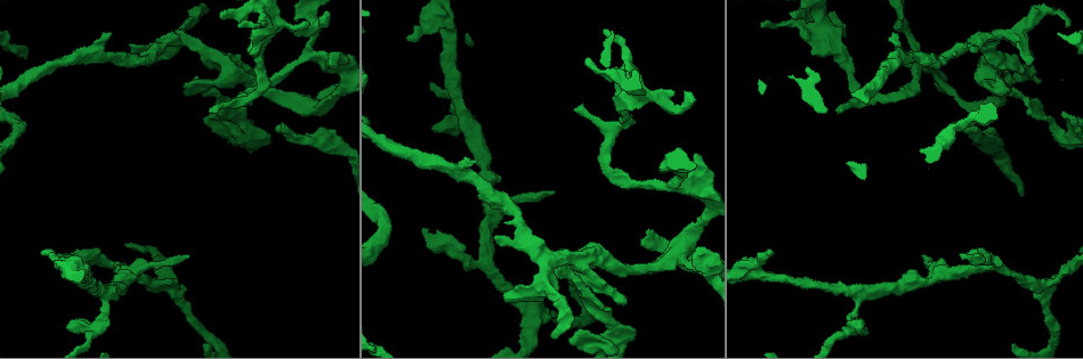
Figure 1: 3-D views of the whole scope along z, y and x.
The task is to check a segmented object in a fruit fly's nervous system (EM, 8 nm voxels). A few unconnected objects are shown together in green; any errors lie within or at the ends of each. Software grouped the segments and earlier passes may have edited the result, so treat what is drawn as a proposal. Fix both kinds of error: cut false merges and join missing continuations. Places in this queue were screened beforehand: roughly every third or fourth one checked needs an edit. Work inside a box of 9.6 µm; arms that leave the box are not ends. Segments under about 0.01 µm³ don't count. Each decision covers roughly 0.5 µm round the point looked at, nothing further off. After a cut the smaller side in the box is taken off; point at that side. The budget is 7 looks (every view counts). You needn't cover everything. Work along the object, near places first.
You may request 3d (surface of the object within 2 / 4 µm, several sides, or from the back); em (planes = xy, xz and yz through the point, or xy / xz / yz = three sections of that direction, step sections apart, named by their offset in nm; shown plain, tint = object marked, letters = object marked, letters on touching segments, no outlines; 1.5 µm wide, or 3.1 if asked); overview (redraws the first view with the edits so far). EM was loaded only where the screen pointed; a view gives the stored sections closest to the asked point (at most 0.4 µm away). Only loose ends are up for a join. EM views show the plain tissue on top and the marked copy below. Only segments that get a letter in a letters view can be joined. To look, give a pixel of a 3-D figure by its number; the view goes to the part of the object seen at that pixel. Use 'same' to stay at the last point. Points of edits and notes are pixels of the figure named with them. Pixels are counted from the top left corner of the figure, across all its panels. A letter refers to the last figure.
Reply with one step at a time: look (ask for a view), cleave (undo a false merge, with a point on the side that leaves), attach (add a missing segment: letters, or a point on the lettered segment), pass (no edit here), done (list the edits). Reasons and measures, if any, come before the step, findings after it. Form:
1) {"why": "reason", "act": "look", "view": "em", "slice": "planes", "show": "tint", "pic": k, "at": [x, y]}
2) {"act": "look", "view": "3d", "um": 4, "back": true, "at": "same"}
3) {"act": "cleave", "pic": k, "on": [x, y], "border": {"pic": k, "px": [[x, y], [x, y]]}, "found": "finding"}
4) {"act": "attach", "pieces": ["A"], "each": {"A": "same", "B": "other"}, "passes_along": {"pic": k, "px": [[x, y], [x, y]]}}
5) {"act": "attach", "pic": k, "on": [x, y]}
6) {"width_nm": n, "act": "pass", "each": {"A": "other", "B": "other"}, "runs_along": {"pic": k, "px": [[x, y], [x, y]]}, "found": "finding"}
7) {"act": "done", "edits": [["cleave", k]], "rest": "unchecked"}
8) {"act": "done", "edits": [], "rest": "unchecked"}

{"why": "free end", "act": "look", "view": "em", "slice": "planes", "show": "tint", "pic": 1, "at": [810, 52]}

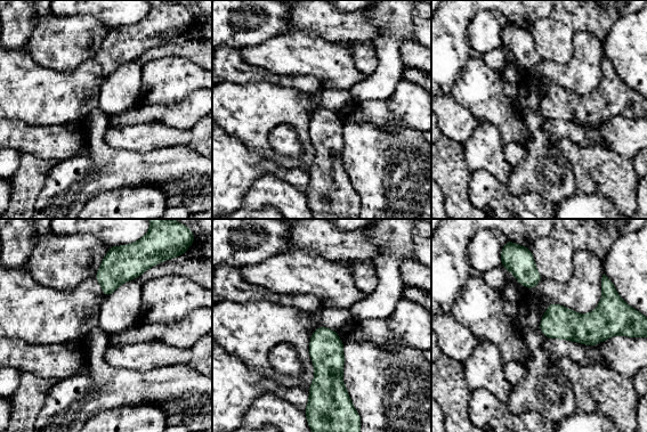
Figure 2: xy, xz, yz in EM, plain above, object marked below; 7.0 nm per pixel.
{"act": "look", "view": "em", "slice": "planes", "show": "letters", "at": "same"}

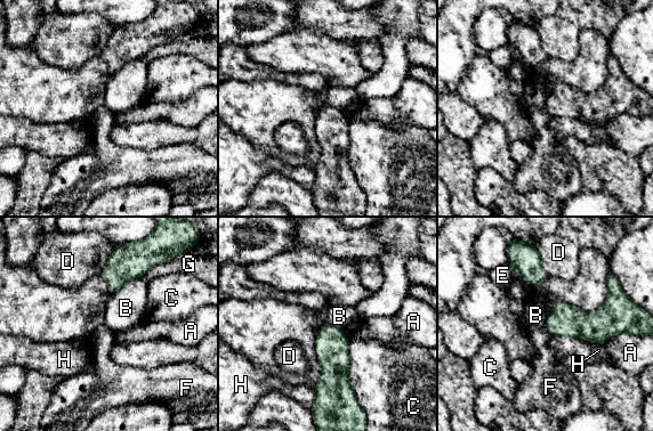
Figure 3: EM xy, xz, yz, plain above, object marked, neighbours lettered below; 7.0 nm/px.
{"width_nm": 220, "act": "pass", "each": {"A": "other", "B": "other", "C": "other", "D": "other", "E": "other", "F": "other", "G": "other", "H": "other"}, "border": {"pic": 3, "px": [[545, 324], [551, 334]]}, "found": "none of them fits"}

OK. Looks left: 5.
{"why": "sudden change in width", "act": "look", "view": "3d", "um": 2, "back": true, "pic": 1, "at": [681, 190]}

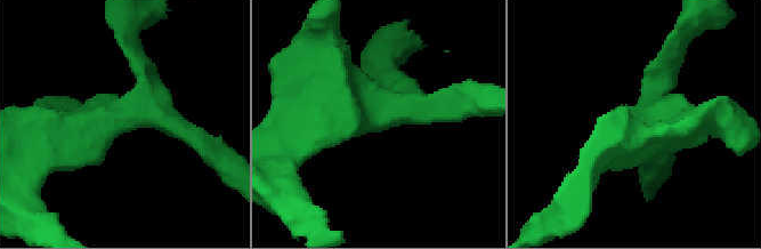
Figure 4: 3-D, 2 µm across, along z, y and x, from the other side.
{"arms": 4, "why": "need the tissue", "act": "look", "view": "em", "slice": "planes", "show": "letters", "pic": 4, "at": [132, 114]}

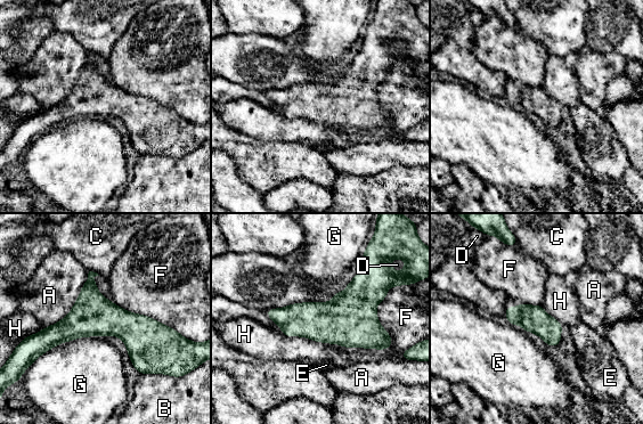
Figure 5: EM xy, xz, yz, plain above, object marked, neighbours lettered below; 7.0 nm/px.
{"longest_contact_nm": ["G", 550], "act": "pass", "each": {"A": "other", "B": "other", "C": "other", "D": "other", "E": "other", "F": "other", "G": "other", "H": "other"}, "runs_along": {"pic": 5, "px": [[169, 335], [74, 325], [35, 340]]}, "found": "continuous, no second neuron"}

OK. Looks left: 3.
{"why": "four arms meet", "act": "look", "view": "em", "slice": "yz", "step": 8, "show": "tint", "pic": 1, "at": [247, 128]}

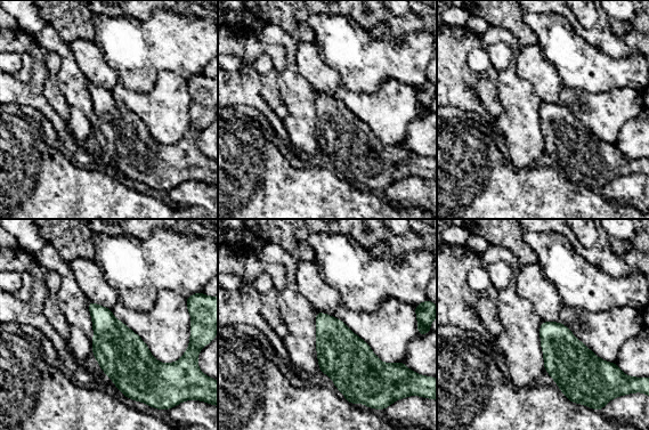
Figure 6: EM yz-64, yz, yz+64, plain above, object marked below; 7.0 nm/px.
{"why": "another direction", "act": "look", "view": "em", "slice": "planes", "show": "letters", "at": "same"}

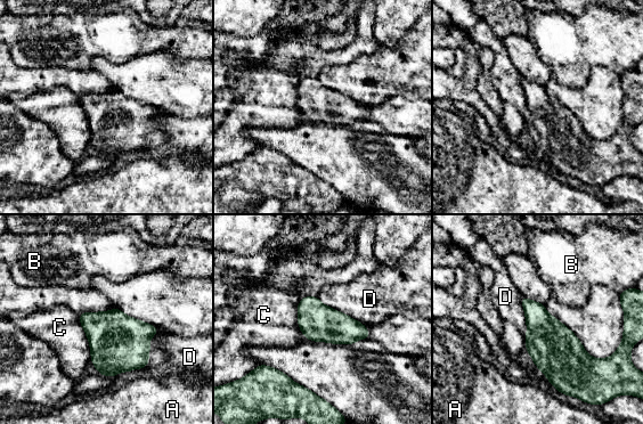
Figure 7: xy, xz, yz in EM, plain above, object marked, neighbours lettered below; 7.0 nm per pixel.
{"width_nm": 260, "act": "pass", "each": {"A": "other", "B": "other", "C": "other", "D": "other"}, "border": {"pic": 7, "px": [[520, 295], [527, 328], [526, 348]]}, "found": "continuous, no second neuron"}

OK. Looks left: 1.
{"act": "done", "edits": [], "rest": "unchecked"}

